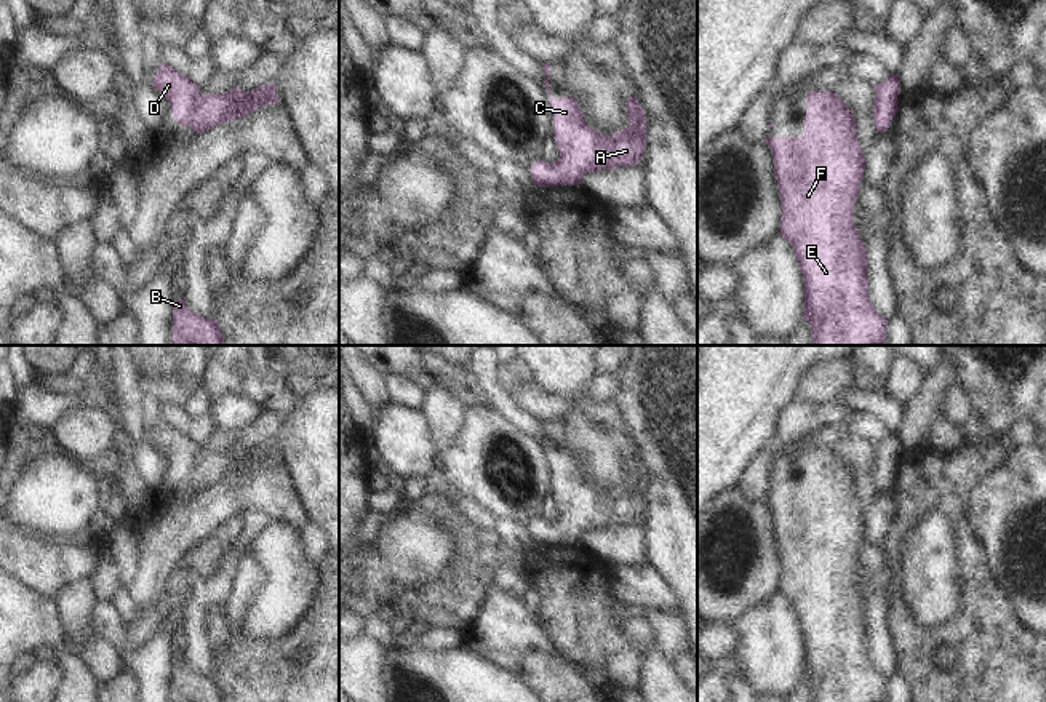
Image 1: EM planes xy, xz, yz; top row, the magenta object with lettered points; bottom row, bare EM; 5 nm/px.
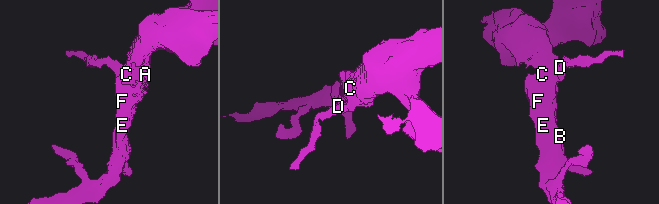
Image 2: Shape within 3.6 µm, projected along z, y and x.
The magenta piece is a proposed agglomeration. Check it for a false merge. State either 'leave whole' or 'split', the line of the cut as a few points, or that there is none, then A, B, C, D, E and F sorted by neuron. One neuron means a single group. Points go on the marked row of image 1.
leave whole; no cut; A B C D E F

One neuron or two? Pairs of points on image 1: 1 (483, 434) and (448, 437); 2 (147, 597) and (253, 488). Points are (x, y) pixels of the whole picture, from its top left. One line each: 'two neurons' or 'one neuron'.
1: two neurons
2: one neuron

